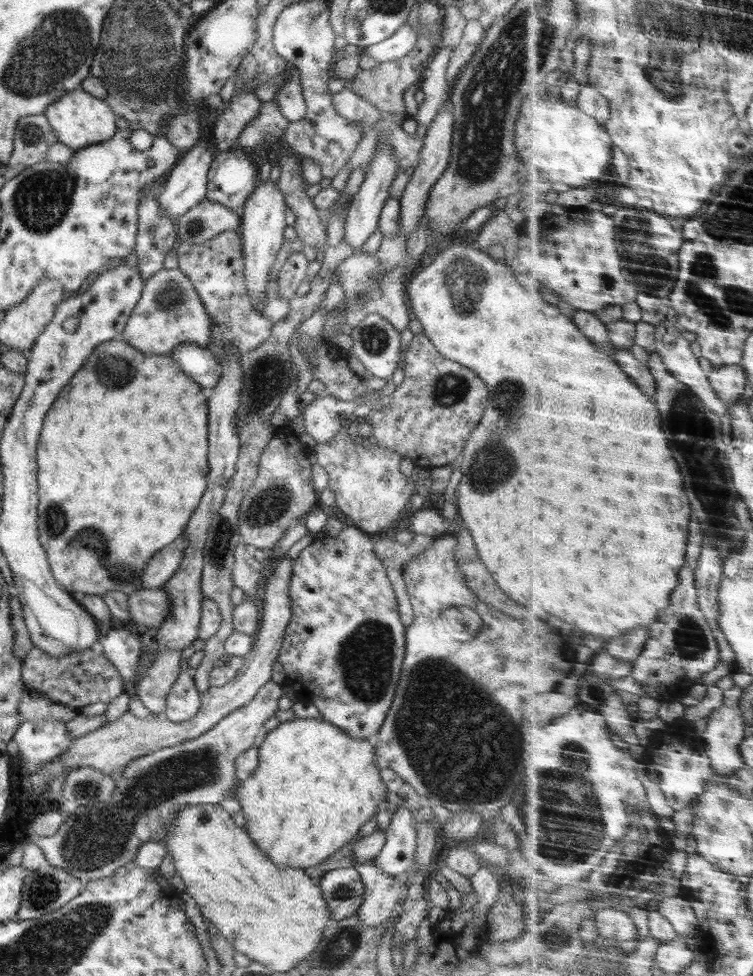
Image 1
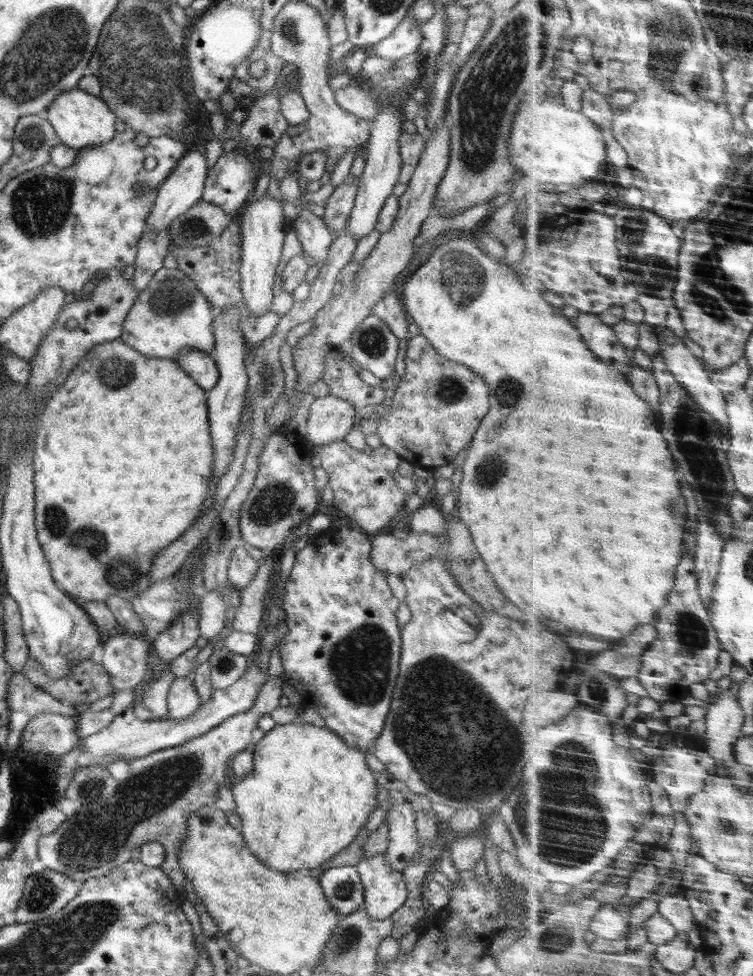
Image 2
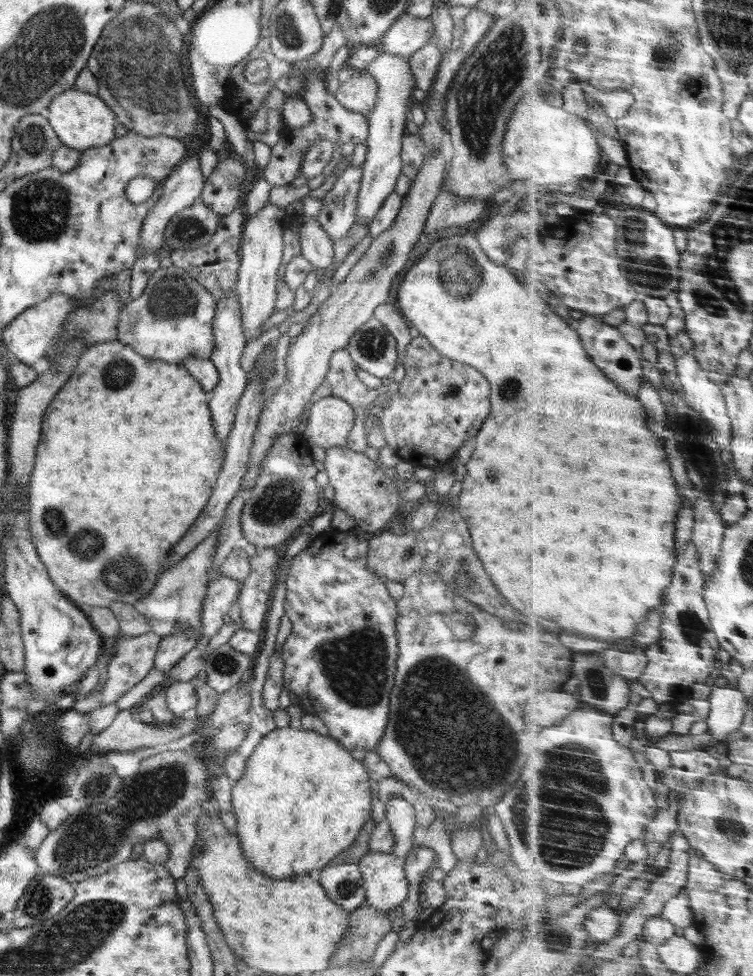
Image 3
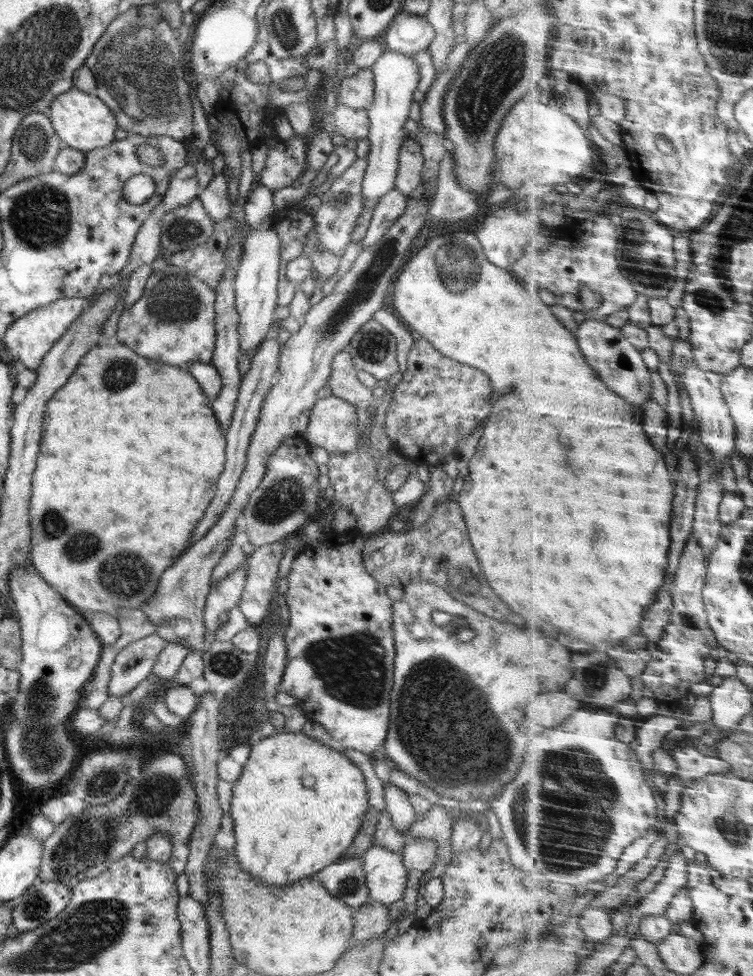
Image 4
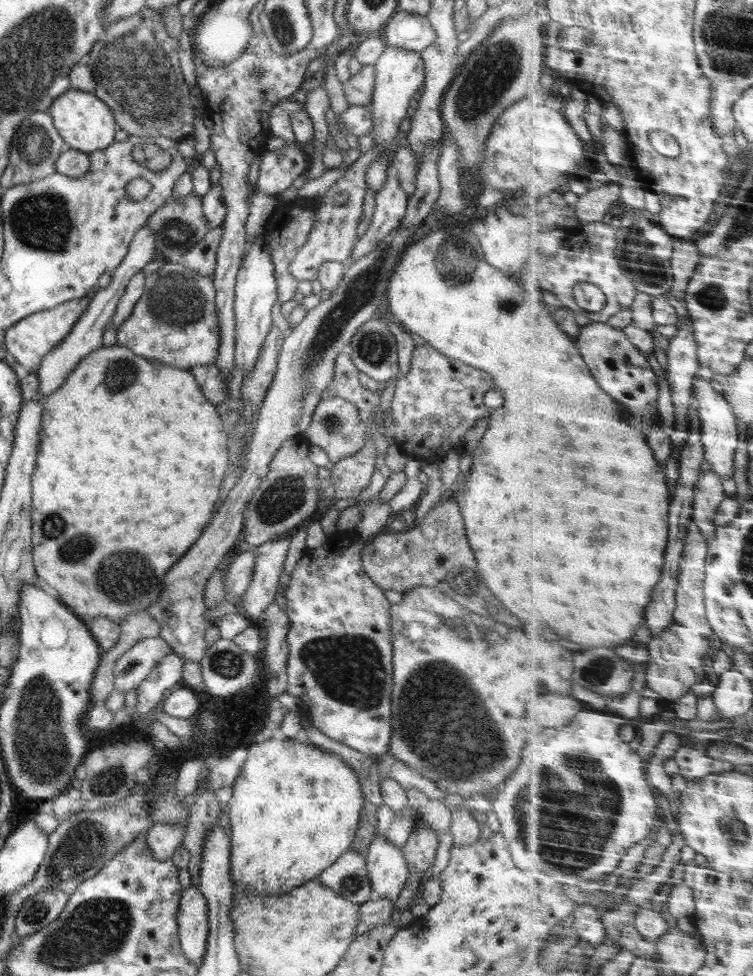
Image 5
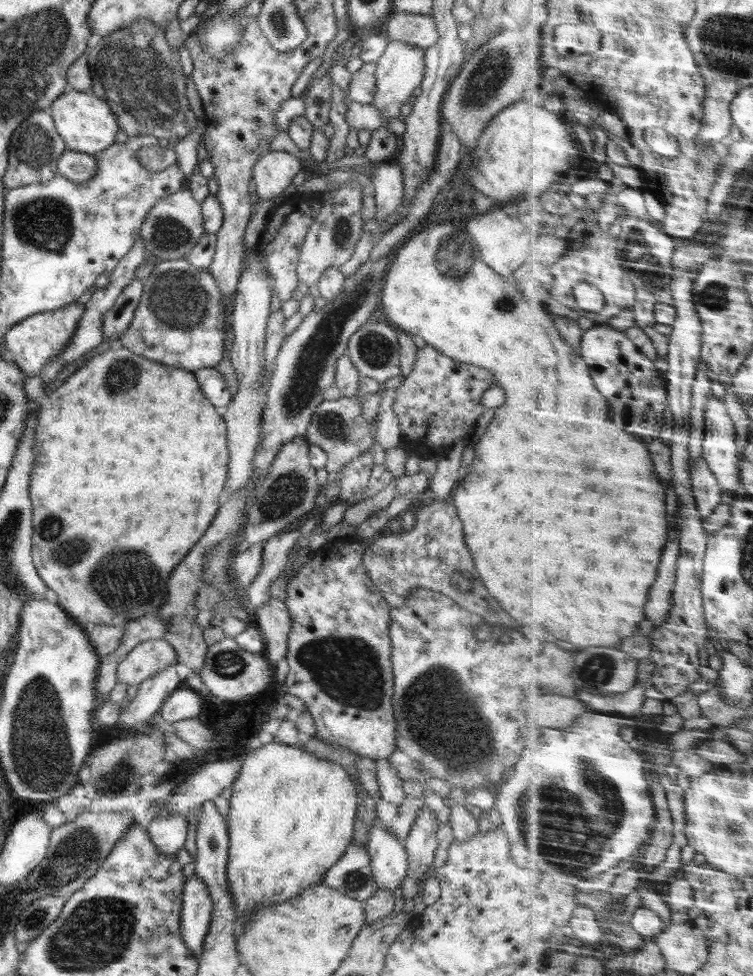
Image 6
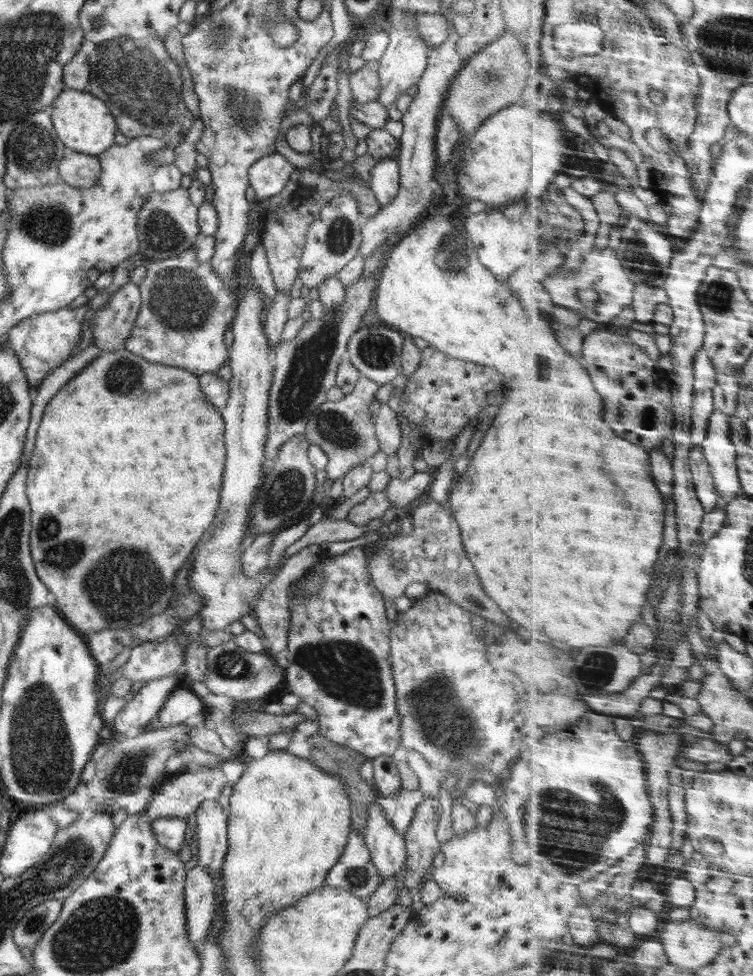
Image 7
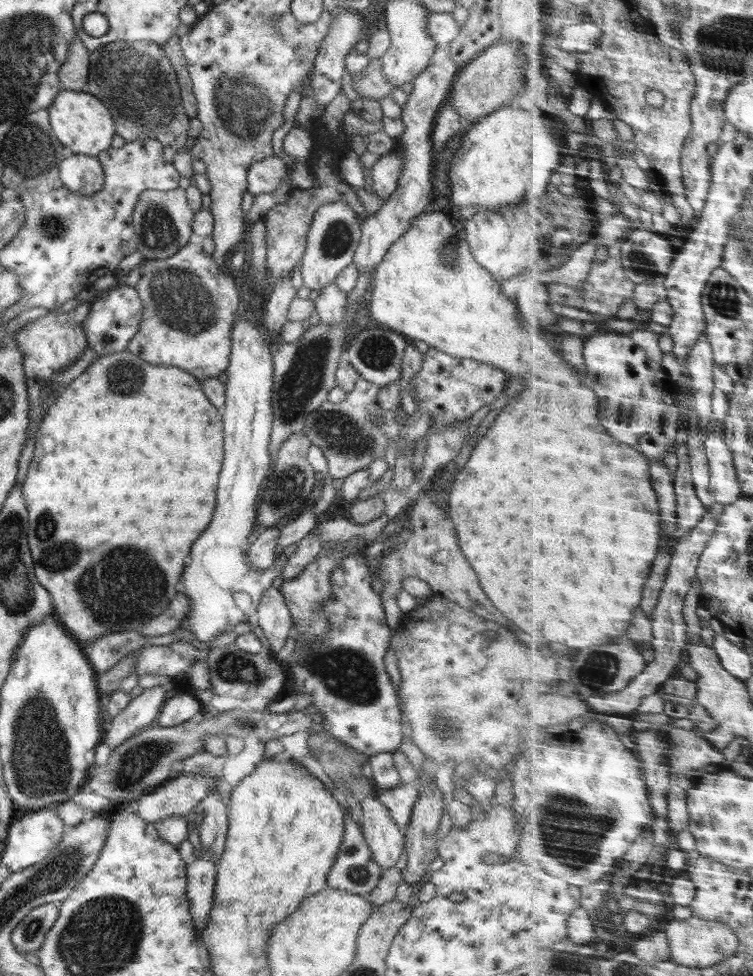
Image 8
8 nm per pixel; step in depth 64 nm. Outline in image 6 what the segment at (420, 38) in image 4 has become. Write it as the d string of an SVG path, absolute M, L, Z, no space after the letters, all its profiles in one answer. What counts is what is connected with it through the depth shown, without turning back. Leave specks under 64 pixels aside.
M393 12L384 23L383 34L388 40L401 40L421 48L423 51L438 42L440 33L430 15L416 15L409 12Z

